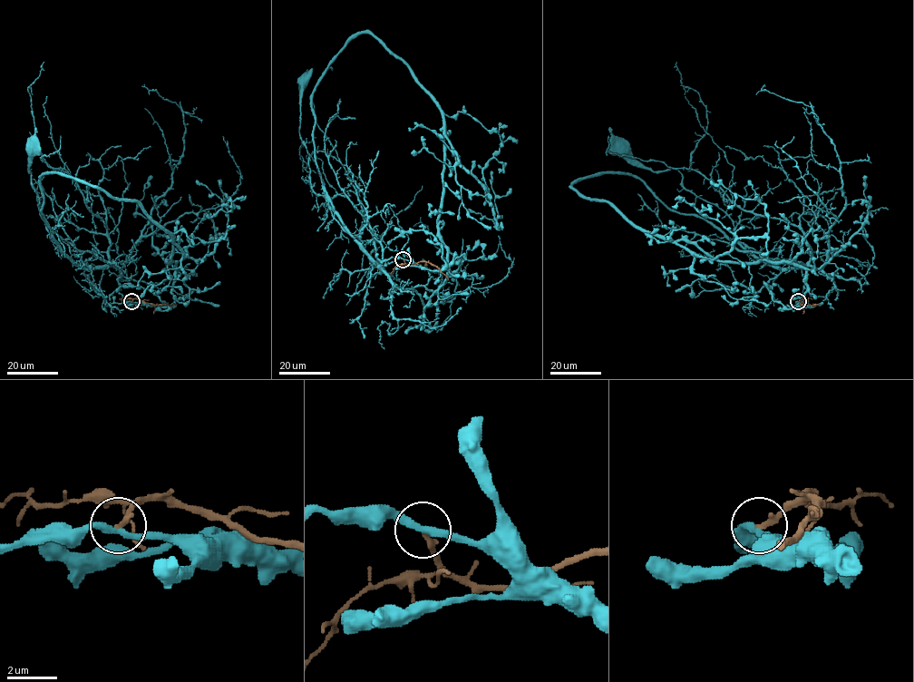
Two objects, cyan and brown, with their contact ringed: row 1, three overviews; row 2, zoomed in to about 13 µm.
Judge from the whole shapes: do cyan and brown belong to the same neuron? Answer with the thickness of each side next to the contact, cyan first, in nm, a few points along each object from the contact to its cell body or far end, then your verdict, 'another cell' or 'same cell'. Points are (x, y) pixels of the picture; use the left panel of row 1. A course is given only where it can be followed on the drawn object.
280/240 nm | cyan via (131, 302), (174, 302), (171, 236), (136, 201), (44, 173), (42, 211), (53, 242), (31, 185), (31, 150) | brown via (131, 301), (134, 298), (160, 305), (177, 304) | another cell

